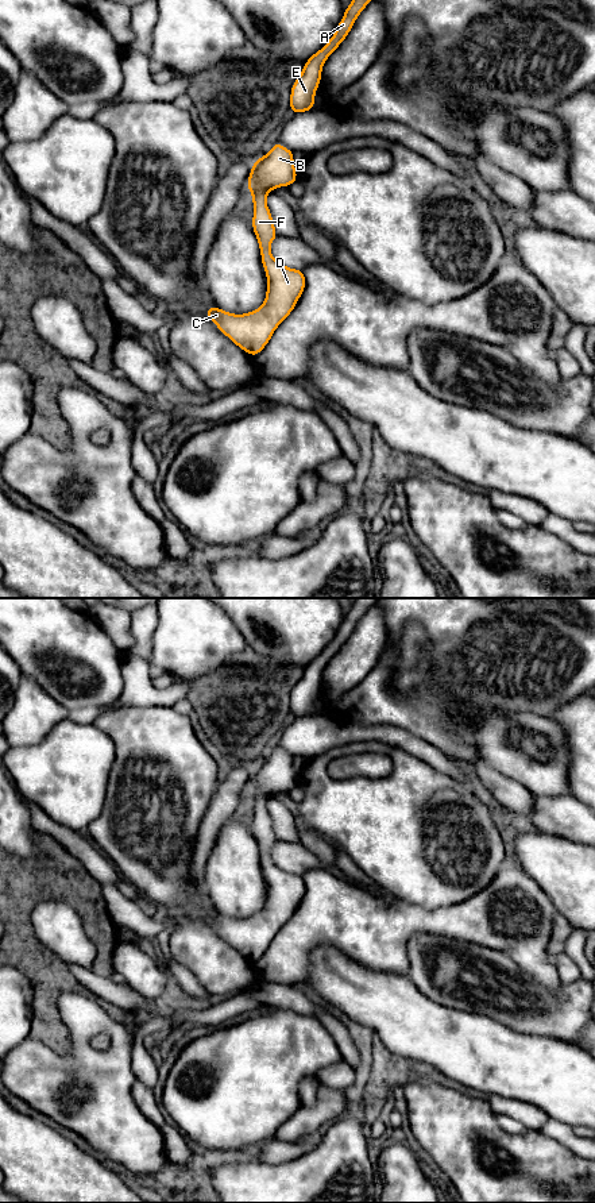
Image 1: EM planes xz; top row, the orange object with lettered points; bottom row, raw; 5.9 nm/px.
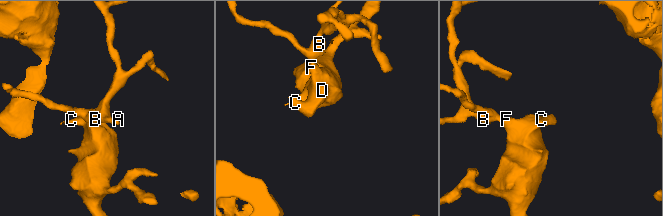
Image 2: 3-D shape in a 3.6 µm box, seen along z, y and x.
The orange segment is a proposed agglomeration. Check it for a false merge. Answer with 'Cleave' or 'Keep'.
Keep

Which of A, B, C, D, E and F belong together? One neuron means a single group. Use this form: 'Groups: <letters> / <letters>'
Groups: A B C D E F

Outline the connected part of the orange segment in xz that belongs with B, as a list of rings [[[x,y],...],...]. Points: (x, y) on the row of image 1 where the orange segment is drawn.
[[[279,142],[254,162],[247,188],[252,194],[252,230],[256,235],[262,265],[267,275],[267,293],[263,305],[244,315],[233,315],[217,306],[205,313],[217,328],[251,356],[258,355],[271,339],[277,327],[291,313],[305,289],[304,270],[289,269],[274,259],[270,244],[278,236],[266,194],[278,186],[297,181],[294,151]]]

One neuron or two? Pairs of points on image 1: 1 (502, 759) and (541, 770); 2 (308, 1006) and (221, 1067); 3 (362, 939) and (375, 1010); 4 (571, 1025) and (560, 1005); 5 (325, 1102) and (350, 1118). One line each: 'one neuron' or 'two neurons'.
1: one neuron
2: two neurons
3: two neurons
4: one neuron
5: two neurons

